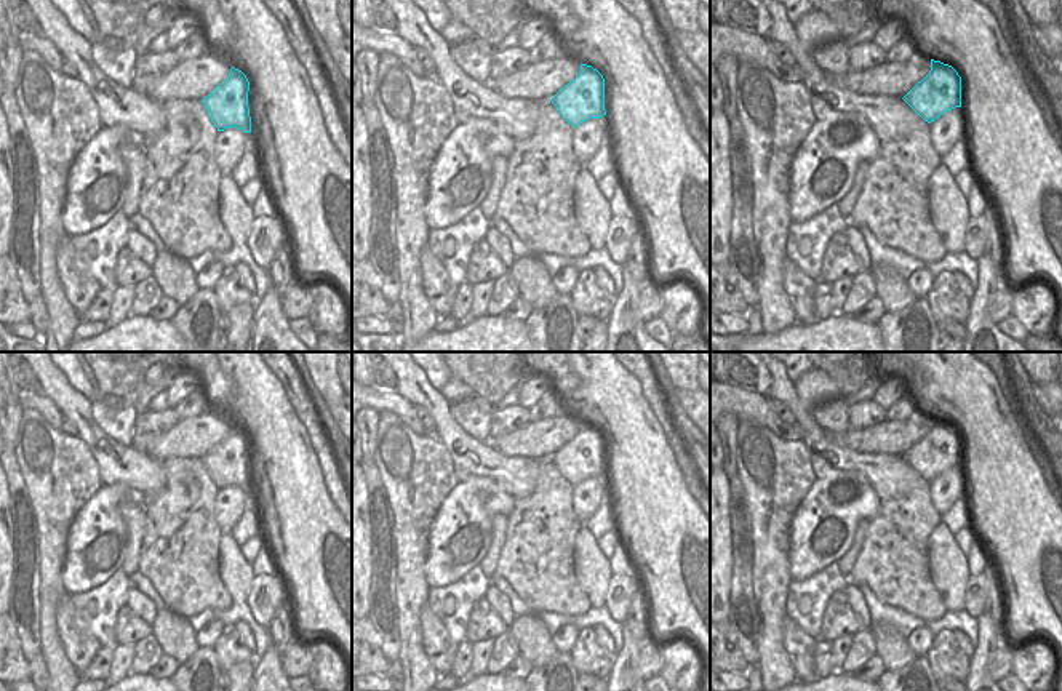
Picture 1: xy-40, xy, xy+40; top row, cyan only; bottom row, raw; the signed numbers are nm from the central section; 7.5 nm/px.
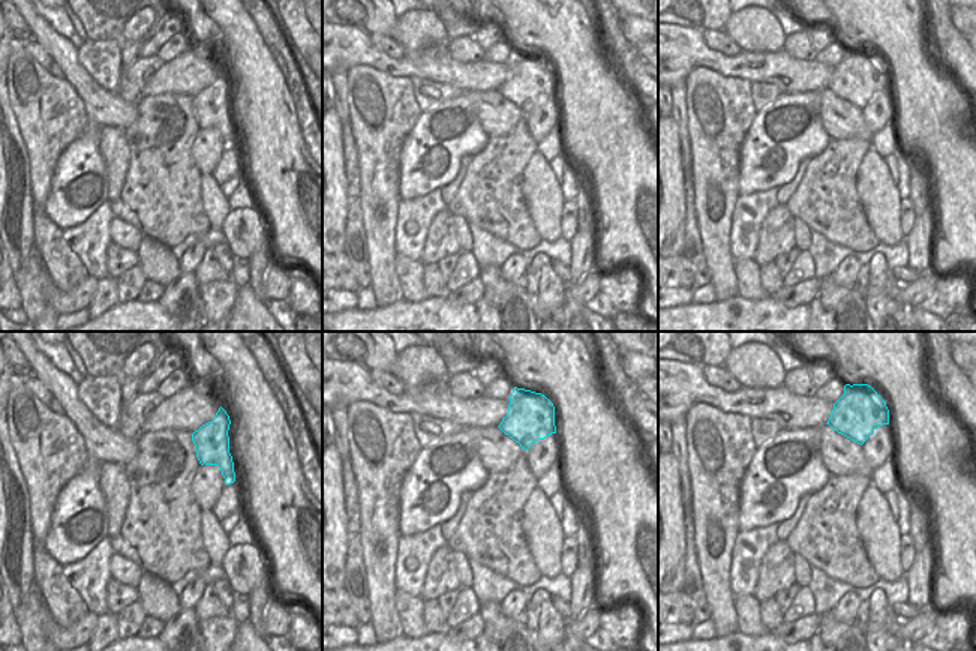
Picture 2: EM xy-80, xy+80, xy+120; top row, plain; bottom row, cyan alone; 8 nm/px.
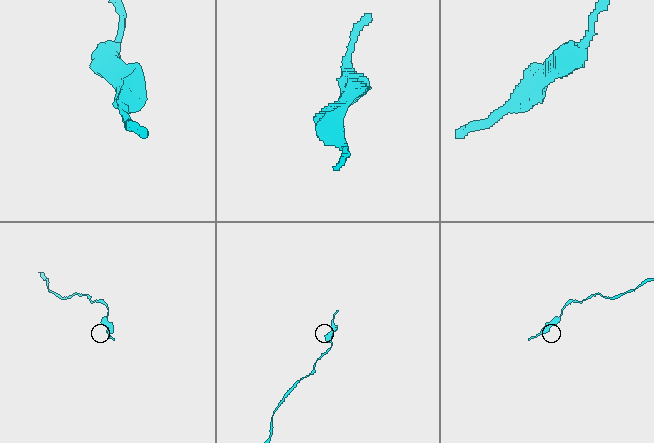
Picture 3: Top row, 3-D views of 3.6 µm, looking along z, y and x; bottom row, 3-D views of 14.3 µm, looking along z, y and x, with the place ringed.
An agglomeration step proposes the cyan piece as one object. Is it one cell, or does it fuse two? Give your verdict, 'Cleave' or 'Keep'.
Cleave

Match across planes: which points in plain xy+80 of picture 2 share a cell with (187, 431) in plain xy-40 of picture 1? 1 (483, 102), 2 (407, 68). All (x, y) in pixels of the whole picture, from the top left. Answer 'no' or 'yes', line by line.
1: no
2: yes

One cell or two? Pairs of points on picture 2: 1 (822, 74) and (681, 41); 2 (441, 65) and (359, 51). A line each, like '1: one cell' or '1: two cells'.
1: one cell
2: one cell

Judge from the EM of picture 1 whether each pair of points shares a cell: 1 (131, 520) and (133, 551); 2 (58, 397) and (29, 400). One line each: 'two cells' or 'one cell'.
1: one cell
2: two cells

